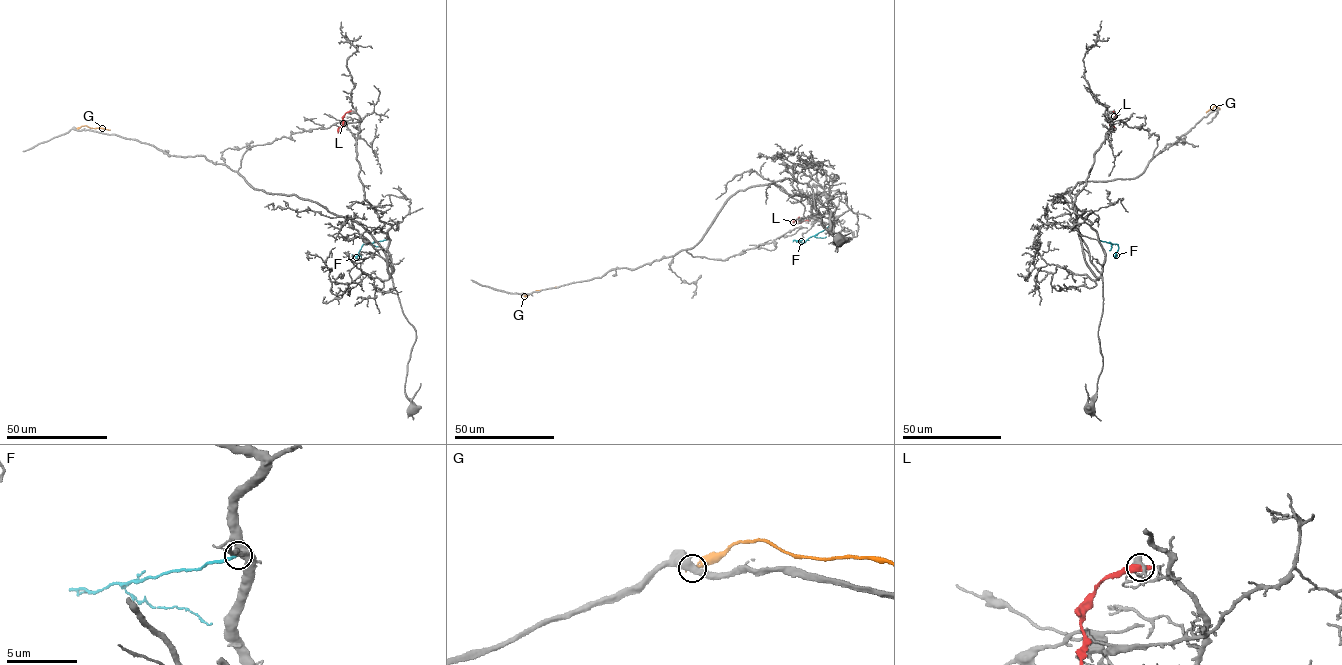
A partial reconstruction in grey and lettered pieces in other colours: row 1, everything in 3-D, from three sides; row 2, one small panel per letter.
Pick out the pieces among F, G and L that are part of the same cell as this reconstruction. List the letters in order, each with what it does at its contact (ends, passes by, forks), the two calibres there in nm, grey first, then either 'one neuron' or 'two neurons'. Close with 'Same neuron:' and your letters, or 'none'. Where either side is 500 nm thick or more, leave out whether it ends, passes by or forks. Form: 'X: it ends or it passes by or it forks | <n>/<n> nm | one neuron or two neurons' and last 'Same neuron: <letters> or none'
F: it ends | 300/200 nm | one neuron
G: it ends | 460/240 nm | two neurons
L: 300/600 nm | two neurons
Same neuron: F

